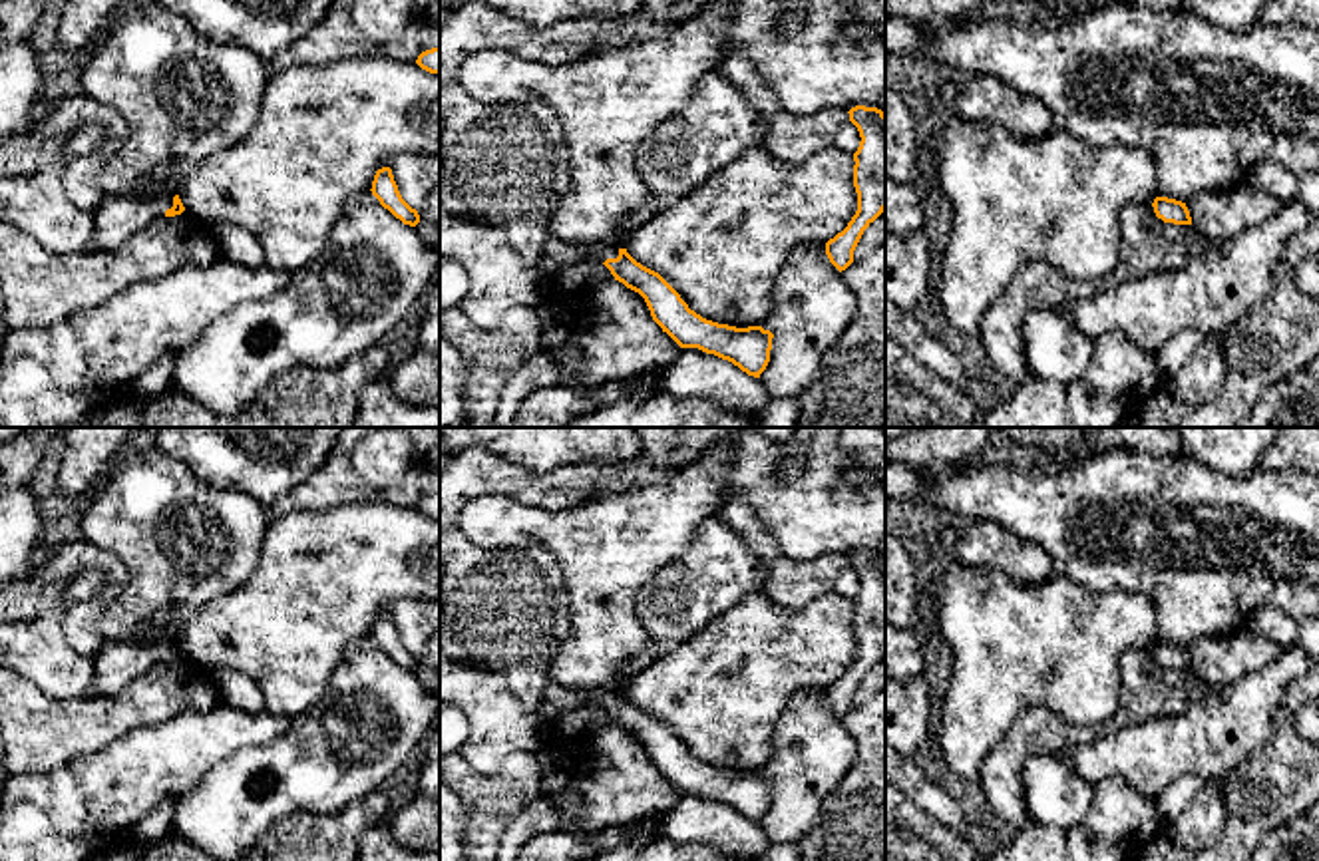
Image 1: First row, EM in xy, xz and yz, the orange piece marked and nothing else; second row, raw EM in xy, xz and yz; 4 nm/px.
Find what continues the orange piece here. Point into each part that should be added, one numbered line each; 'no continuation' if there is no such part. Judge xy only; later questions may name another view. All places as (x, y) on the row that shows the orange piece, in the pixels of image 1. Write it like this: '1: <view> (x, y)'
1: xy (116, 219)

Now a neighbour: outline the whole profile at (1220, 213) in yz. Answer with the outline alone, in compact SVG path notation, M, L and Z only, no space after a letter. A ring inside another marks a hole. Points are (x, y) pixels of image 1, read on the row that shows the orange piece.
M1249 181L1196 193L1186 207L1192 225L1210 241L1227 241L1275 217L1283 203Z

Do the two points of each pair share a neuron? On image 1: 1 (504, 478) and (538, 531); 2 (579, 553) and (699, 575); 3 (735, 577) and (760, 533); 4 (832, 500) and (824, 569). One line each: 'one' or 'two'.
1: two
2: two
3: two
4: two

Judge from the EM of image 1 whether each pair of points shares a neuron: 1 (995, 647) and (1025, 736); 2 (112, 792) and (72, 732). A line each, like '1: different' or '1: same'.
1: different
2: different

